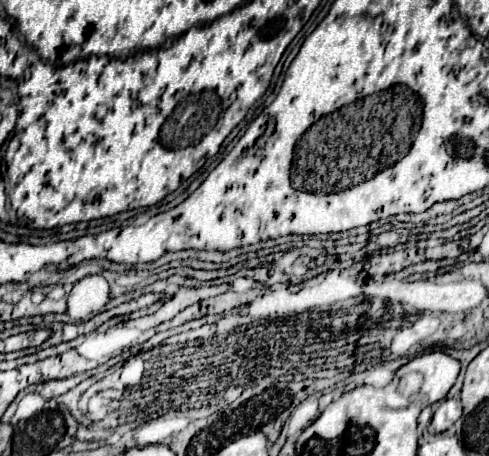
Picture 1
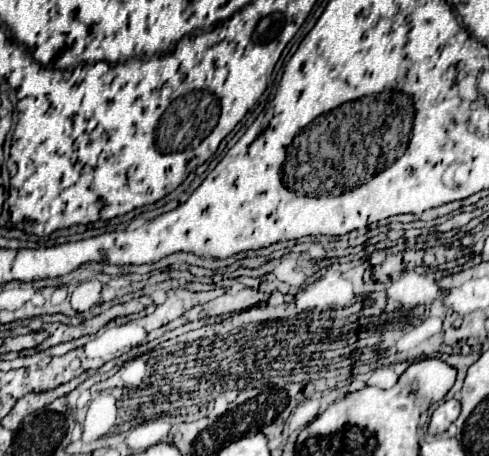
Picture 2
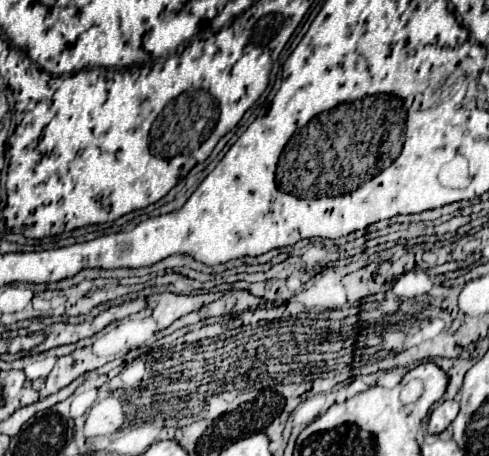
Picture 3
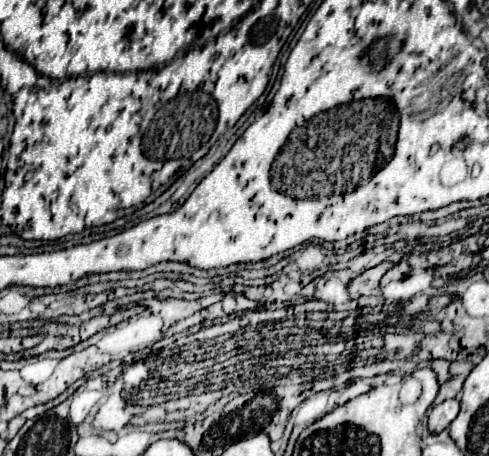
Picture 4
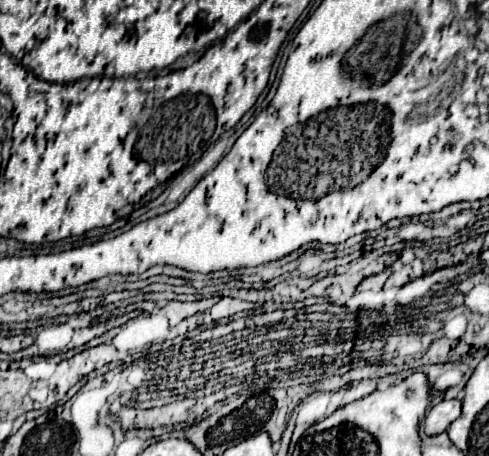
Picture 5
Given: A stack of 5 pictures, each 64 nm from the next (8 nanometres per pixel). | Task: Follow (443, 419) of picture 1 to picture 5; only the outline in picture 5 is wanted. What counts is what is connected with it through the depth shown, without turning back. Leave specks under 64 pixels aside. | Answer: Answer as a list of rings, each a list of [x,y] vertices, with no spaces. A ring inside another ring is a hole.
[[[442,400],[438,402],[424,420],[424,432],[428,436],[436,436],[440,432],[446,432],[448,426],[460,416],[462,402],[460,400]]]

